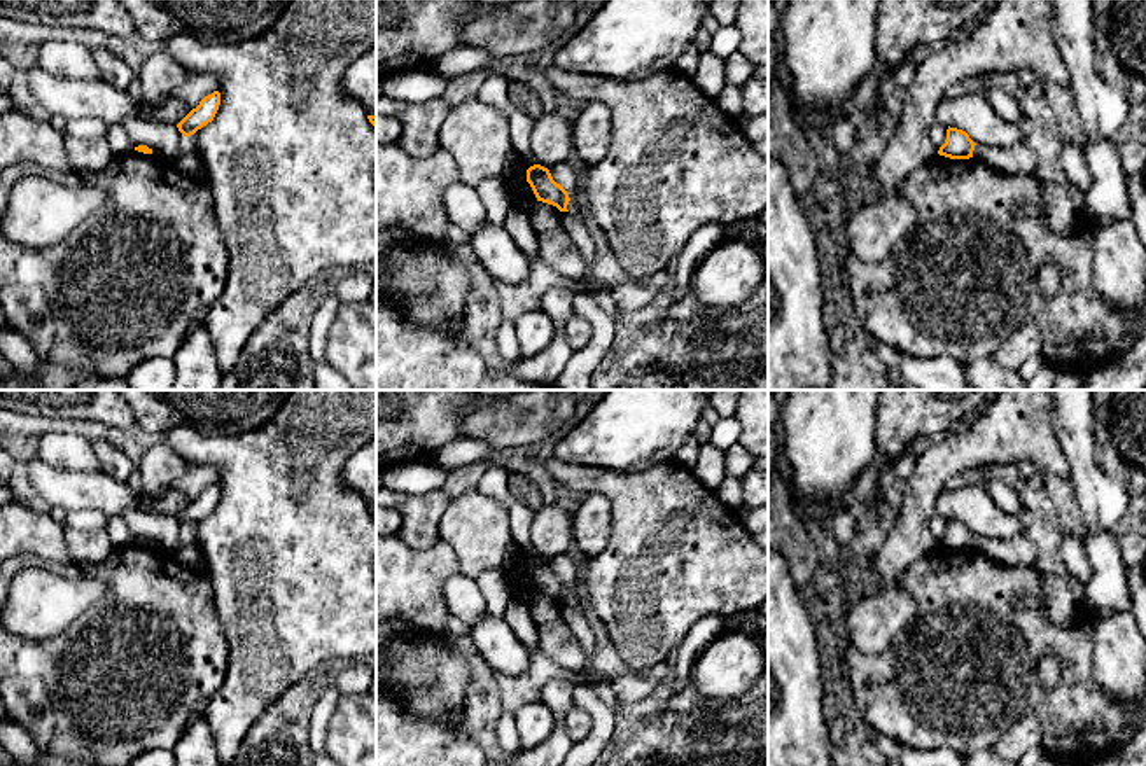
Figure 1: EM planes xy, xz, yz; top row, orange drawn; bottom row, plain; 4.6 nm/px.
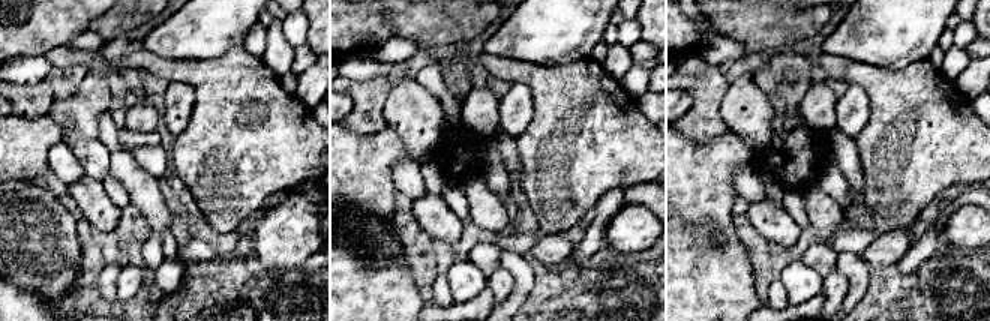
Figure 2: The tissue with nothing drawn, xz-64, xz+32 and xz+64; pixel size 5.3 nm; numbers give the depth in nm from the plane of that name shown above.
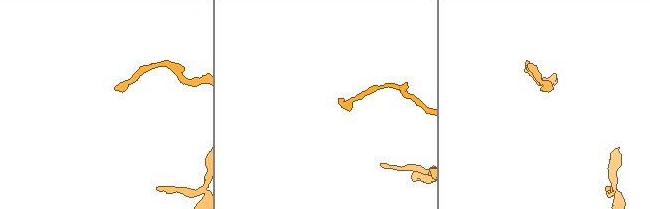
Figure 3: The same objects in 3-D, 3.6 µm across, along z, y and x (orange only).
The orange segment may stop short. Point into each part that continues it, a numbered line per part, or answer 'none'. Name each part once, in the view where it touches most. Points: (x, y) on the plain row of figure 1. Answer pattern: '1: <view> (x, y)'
none

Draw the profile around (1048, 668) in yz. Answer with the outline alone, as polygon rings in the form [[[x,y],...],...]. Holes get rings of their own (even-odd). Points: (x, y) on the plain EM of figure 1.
[[[1045,656],[1039,663],[1039,682],[1050,691],[1060,679],[1060,666],[1055,656]]]

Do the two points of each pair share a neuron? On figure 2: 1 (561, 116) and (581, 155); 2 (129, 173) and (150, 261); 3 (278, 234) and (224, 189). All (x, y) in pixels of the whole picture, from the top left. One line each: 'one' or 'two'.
1: one
2: one
3: two

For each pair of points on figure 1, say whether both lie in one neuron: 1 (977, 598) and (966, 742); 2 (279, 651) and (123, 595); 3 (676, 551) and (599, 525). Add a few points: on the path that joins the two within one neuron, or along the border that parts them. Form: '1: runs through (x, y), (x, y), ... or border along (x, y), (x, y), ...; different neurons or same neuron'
1: runs through (968, 633), (966, 707); same neuron
2: border along (212, 591), (216, 616), (228, 646), (228, 672); different neurons
3: border along (599, 492), (611, 508), (611, 532), (588, 560); different neurons

